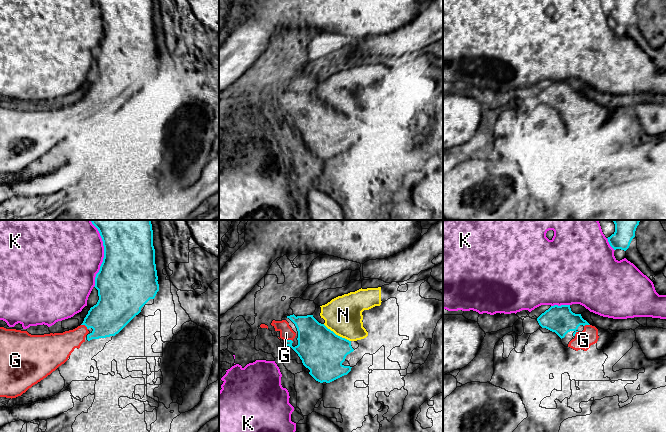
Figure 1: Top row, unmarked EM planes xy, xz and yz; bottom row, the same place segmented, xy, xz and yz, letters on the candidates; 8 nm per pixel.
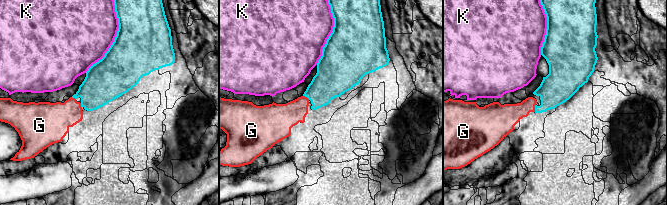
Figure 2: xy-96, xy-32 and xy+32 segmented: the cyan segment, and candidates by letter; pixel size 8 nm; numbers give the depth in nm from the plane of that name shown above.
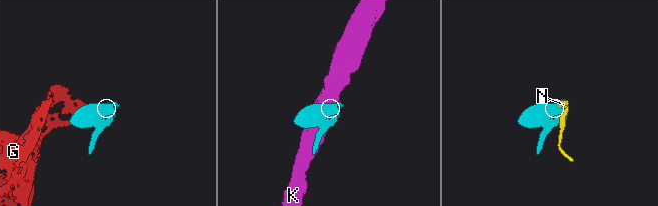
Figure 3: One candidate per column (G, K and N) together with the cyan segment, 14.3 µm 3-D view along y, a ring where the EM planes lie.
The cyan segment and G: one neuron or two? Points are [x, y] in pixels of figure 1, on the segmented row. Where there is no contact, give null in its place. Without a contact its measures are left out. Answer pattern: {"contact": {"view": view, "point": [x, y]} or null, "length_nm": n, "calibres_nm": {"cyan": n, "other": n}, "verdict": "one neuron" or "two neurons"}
{"contact": {"view": "xy", "point": [85, 325]}, "length_nm": 70, "calibres_nm": {"cyan": 300, "other": 200}, "verdict": "one neuron"}

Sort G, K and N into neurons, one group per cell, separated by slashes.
G / K / N

